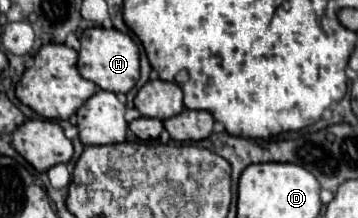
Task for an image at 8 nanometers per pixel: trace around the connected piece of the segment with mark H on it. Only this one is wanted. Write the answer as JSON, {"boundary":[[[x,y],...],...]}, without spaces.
{"boundary":[[[89,27],[81,33],[79,41],[81,41],[81,49],[79,49],[77,69],[83,79],[89,79],[97,87],[111,93],[127,93],[129,89],[135,87],[139,79],[139,47],[129,35],[117,29]]]}

